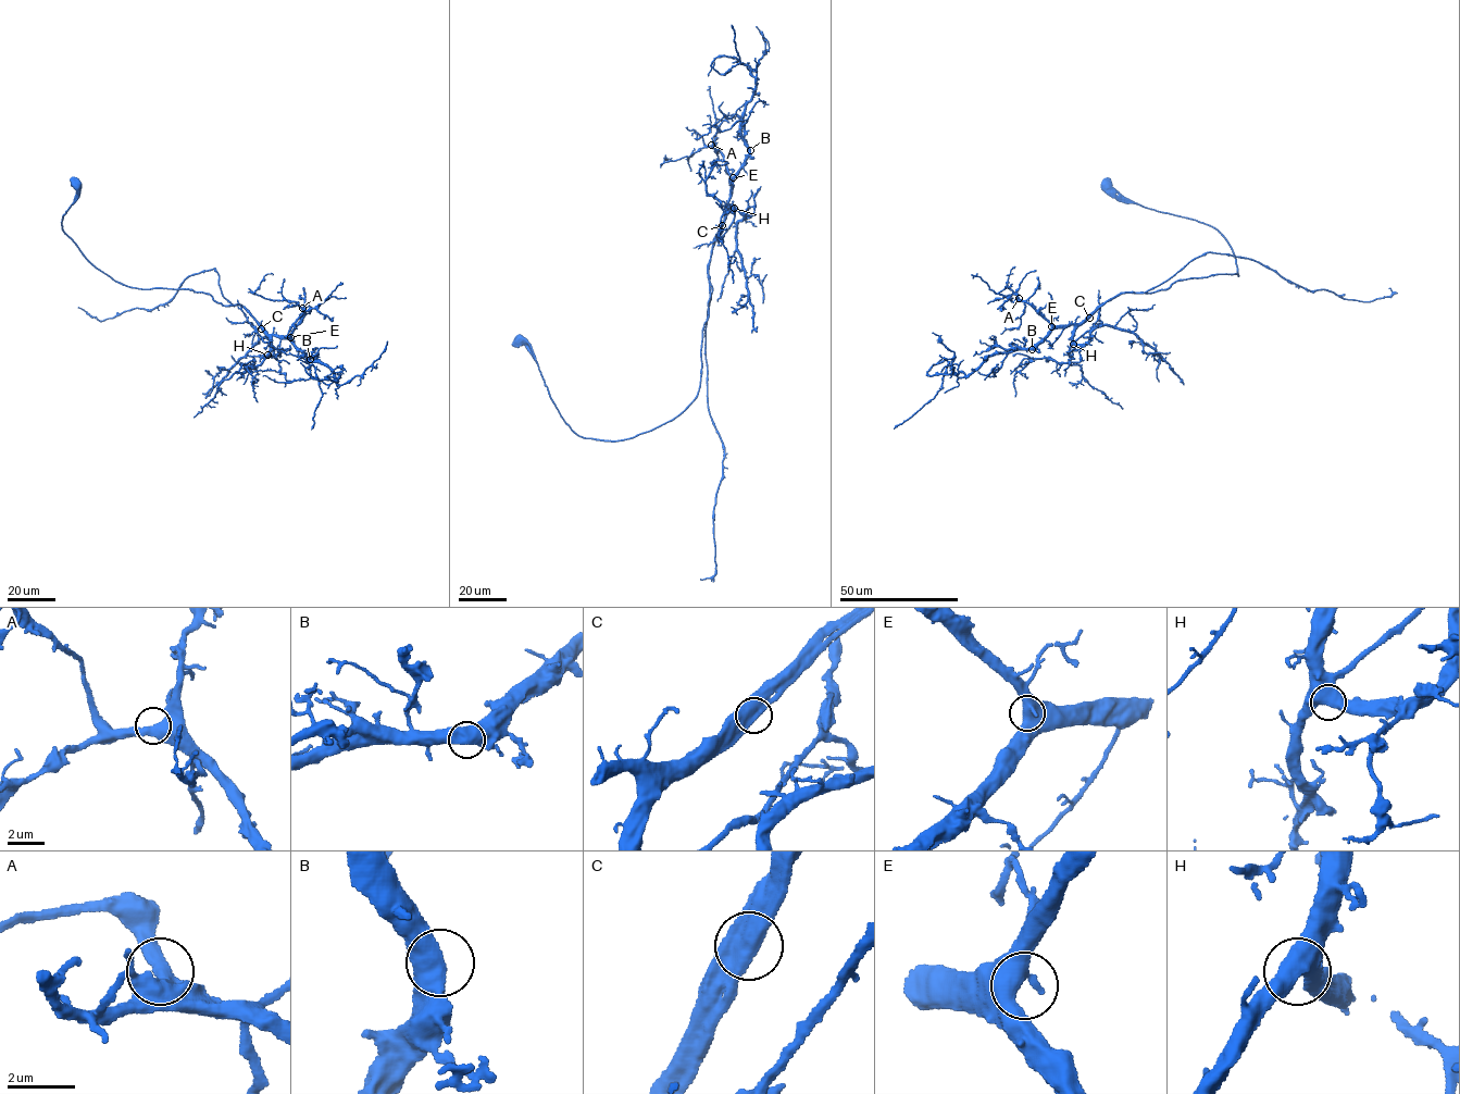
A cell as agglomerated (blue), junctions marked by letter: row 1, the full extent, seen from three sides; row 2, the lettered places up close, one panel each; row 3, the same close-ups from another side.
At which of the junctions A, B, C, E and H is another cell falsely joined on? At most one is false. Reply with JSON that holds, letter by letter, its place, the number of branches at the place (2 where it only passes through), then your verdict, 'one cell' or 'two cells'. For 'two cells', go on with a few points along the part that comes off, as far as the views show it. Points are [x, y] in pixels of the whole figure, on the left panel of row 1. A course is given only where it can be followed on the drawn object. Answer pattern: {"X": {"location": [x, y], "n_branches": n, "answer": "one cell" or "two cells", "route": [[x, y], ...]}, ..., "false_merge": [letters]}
{"A": {"location": [302, 308], "n_branches": 2, "answer": "one cell"}, "B": {"location": [310, 359], "n_branches": 2, "answer": "one cell"}, "C": {"location": [261, 328], "n_branches": 2, "answer": "one cell"}, "E": {"location": [290, 337], "n_branches": 2, "answer": "one cell"}, "H": {"location": [267, 355], "n_branches": 2, "answer": "one cell"}, "false_merge": []}

